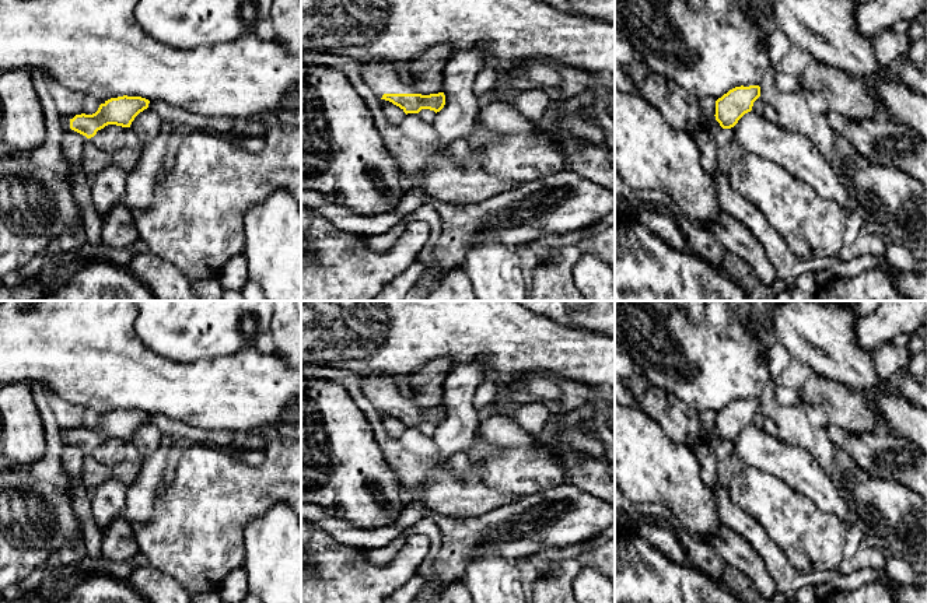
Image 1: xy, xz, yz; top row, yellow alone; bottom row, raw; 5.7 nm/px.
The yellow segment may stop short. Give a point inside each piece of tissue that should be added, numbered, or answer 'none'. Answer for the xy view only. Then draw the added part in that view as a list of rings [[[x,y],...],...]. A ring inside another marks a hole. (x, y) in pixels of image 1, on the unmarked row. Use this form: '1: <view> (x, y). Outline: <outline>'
1: xy (65, 433). Outline: [[[62,430],[62,439],[63,439],[63,442],[64,442],[64,446],[76,446],[76,448],[80,448],[80,446],[77,446],[77,445],[74,445],[74,444],[71,444],[70,442],[70,434],[73,432],[74,430]],[[80,448],[81,449],[81,452],[87,456],[87,455],[90,455],[91,452],[87,452],[85,449],[83,449],[83,448]]]

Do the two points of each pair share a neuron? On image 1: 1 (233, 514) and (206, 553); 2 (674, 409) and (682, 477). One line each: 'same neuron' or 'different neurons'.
1: same neuron
2: different neurons

